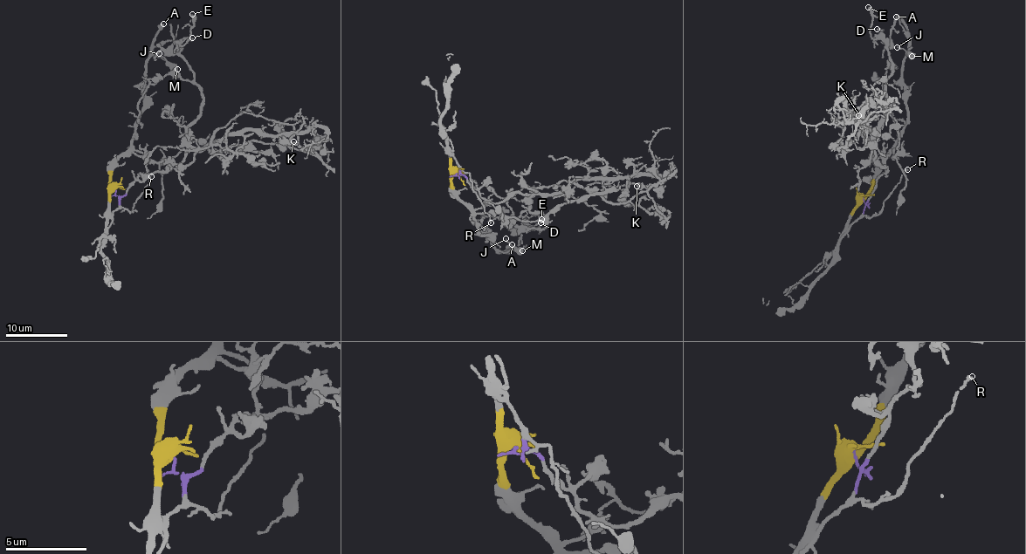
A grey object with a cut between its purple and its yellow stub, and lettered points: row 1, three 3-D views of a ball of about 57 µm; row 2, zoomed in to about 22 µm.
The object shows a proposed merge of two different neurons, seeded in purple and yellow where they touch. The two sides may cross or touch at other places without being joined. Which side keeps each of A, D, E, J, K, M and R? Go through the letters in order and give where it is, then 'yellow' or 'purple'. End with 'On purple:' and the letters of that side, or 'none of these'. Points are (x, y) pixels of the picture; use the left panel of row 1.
A: at (163, 23); yellow
D: at (192, 37); purple
E: at (192, 14); purple
J: at (159, 53); yellow
K: at (293, 141); purple
M: at (177, 69); yellow
R: at (151, 176); purple
On purple: D, E, K, R

